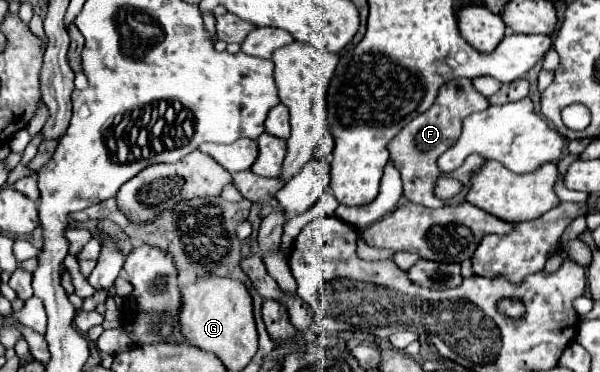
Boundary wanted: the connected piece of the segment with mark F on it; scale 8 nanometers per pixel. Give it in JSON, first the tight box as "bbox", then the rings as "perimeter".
{"bbox":[389,78,489,208],"perimeter":[[[453,78],[453,82],[445,82],[445,86],[441,86],[439,90],[439,96],[435,100],[435,104],[419,114],[417,118],[413,118],[391,142],[389,142],[389,154],[391,154],[391,160],[395,162],[395,166],[399,168],[401,172],[401,180],[403,180],[403,196],[415,204],[421,204],[421,206],[427,206],[427,208],[441,208],[441,206],[447,205],[458,205],[461,202],[465,202],[465,196],[471,188],[471,176],[487,162],[483,156],[479,154],[471,154],[457,170],[451,172],[453,178],[461,180],[463,182],[463,192],[455,198],[443,202],[443,200],[437,200],[435,194],[433,194],[433,184],[439,176],[443,176],[443,172],[439,170],[437,166],[437,158],[449,150],[451,146],[455,146],[459,134],[461,134],[461,124],[463,120],[473,114],[473,112],[481,112],[489,106],[489,100],[479,94],[471,80],[469,78]]]}

